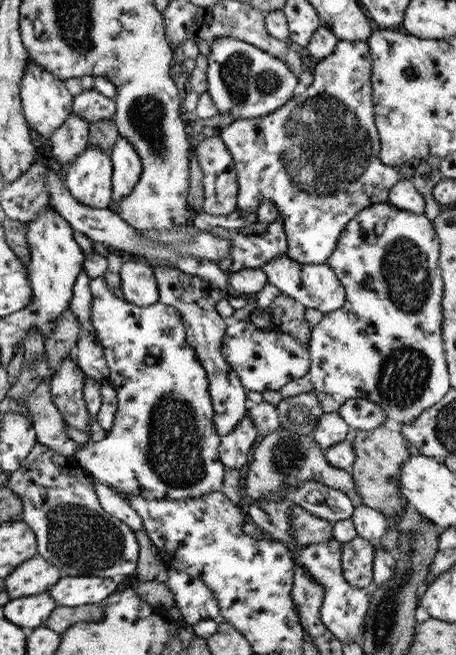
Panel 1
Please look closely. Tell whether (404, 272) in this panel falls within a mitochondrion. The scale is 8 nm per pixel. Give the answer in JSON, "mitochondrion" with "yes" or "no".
{"mitochondrion":"yes"}

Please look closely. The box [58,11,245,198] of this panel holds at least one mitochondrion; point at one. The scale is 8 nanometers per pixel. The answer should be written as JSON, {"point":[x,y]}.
{"point":[147,115]}

